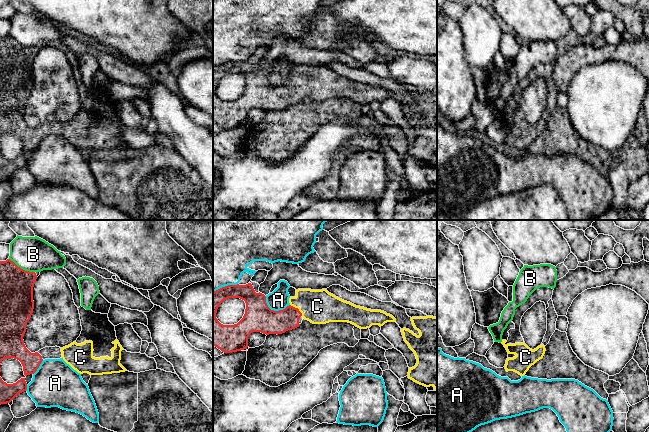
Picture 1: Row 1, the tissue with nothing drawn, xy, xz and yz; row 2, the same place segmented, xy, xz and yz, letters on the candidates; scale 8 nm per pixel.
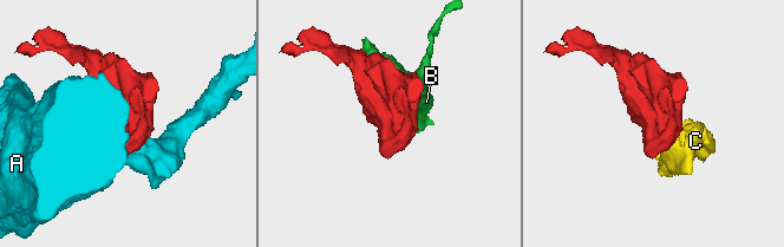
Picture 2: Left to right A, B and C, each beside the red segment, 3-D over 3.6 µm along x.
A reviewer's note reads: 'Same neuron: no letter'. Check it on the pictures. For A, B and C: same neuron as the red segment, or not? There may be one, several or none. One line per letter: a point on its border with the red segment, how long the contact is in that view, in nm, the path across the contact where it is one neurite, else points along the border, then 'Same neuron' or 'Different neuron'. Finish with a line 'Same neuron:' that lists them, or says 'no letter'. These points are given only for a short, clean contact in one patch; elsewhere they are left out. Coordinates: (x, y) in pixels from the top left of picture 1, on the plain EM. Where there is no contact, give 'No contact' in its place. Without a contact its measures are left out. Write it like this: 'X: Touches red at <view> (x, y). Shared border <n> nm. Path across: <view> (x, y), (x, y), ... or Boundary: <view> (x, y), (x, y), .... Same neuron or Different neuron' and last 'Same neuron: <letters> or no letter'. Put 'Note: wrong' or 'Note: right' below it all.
A: Touches red at xz (273, 86). Shared border 220 nm. Different neuron
B: Touches red at xy (22, 45). Shared border 240 nm. Different neuron
C: Touches red at xz (297, 84). Shared border 140 nm. Path across: xz (269, 97), (285, 96), (297, 84), (317, 82). Same neuron
Same neuron: C
Note: wrong

